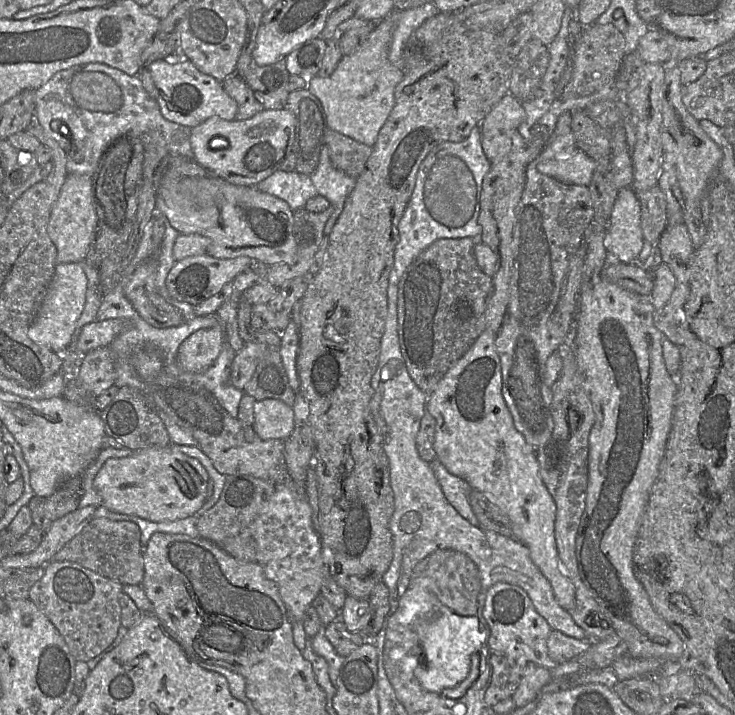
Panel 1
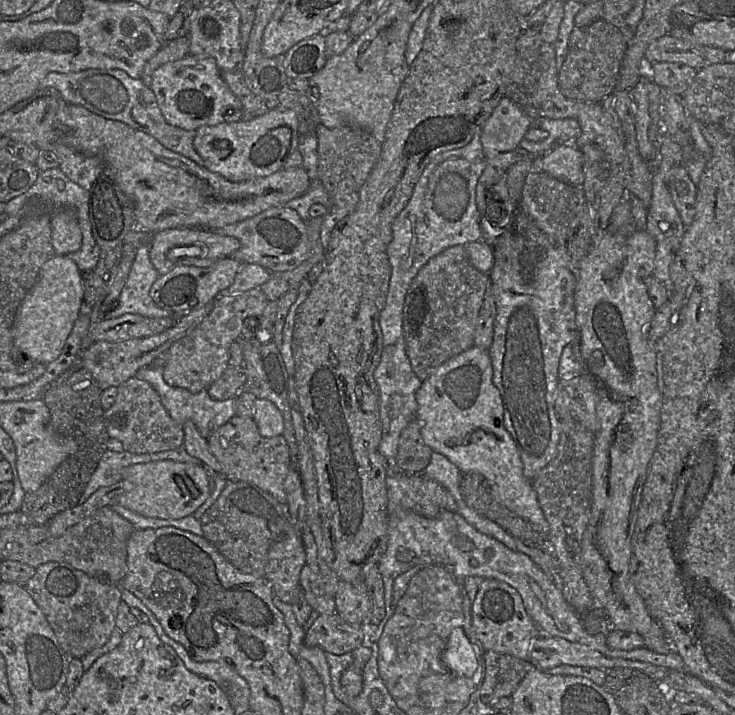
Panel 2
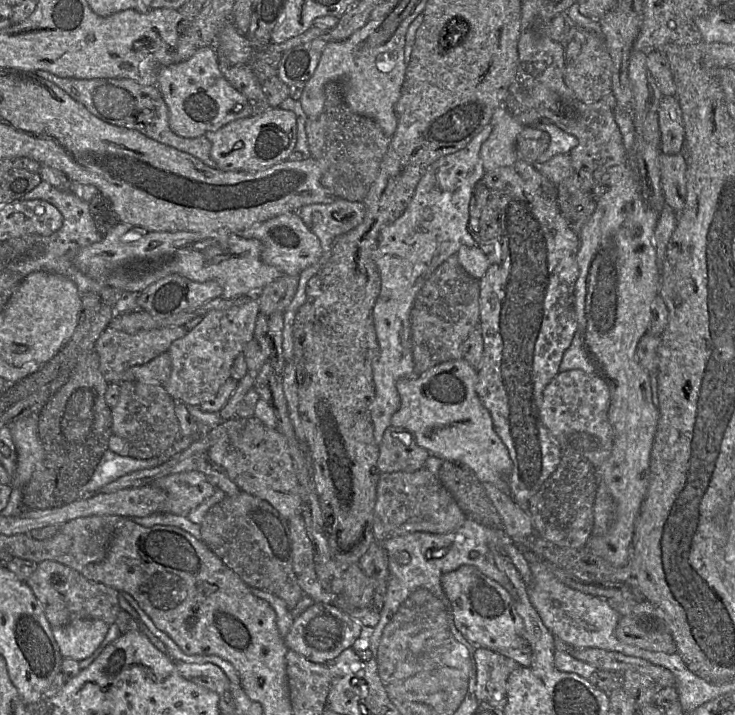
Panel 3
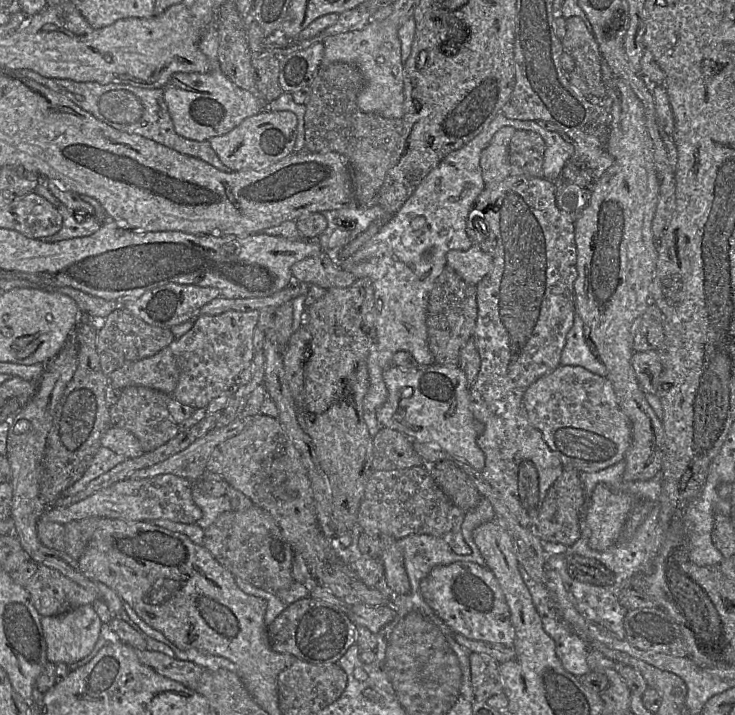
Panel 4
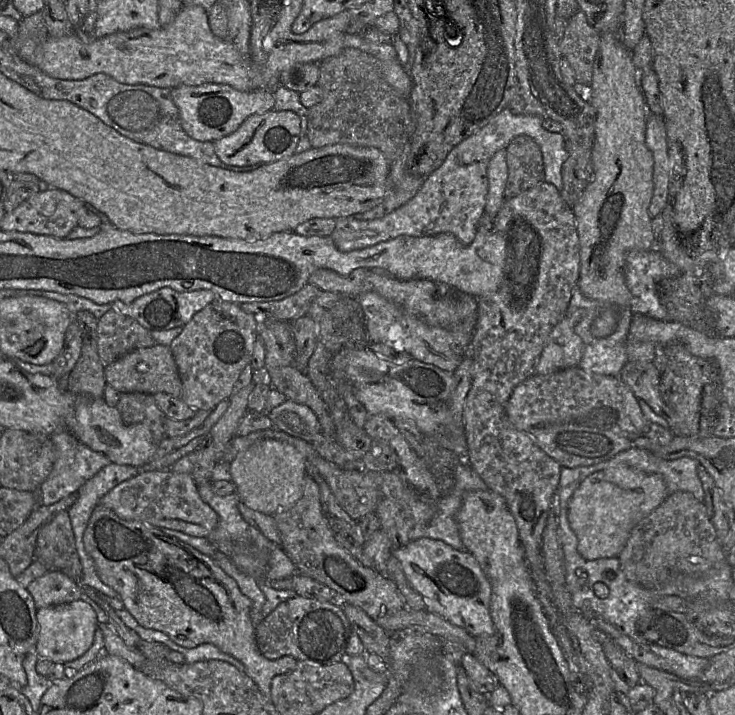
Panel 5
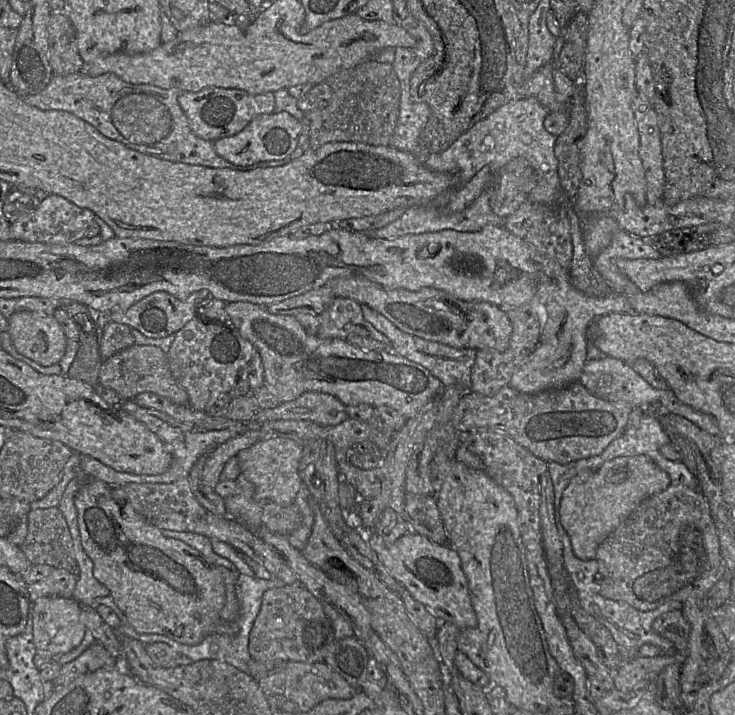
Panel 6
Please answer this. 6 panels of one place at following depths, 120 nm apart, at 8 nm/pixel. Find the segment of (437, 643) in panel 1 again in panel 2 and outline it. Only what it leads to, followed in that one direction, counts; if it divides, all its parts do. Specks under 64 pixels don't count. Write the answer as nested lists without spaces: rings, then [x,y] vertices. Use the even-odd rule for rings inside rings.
[[[462,627],[450,634],[443,653],[443,663],[459,676],[471,677],[478,668],[475,651]]]

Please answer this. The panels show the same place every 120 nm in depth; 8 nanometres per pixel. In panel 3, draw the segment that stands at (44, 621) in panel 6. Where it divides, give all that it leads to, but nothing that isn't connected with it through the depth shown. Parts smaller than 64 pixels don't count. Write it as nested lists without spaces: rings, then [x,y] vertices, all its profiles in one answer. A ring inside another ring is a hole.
[[[77,619],[52,628],[52,634],[63,658],[82,661],[98,648],[108,629],[102,620]]]

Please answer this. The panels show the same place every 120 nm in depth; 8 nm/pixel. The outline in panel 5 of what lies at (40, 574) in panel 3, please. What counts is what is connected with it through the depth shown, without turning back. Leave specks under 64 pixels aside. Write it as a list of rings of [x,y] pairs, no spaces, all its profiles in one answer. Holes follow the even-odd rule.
[[[49,570],[33,580],[26,589],[37,610],[80,600],[82,594],[78,581],[57,570]]]

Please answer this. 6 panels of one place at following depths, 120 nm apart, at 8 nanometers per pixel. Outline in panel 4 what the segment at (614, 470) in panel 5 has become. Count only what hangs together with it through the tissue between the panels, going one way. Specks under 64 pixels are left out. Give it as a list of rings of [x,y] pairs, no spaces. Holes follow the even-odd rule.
[[[603,483],[596,485],[591,502],[584,512],[584,521],[590,529],[588,545],[591,549],[604,551],[618,540],[634,503],[635,499],[628,493],[615,491]]]

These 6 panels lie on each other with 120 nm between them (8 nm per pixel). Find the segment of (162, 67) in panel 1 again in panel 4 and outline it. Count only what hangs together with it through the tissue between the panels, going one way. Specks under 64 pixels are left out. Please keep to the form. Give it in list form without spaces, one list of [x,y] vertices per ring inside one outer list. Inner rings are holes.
[[[215,19],[213,26],[209,26],[205,30],[199,42],[199,49],[210,62],[210,71],[206,73],[175,73],[162,88],[174,129],[178,135],[184,138],[206,141],[212,137],[224,135],[244,119],[267,109],[267,104],[263,99],[238,87],[221,72],[218,61],[218,45],[219,36]]]

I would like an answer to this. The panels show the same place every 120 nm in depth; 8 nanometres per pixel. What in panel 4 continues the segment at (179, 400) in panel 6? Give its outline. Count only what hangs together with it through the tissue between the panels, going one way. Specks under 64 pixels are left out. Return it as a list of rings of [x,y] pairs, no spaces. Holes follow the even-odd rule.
[[[166,347],[151,357],[125,362],[108,380],[119,389],[144,386],[171,395],[178,384],[178,367],[172,351]]]

